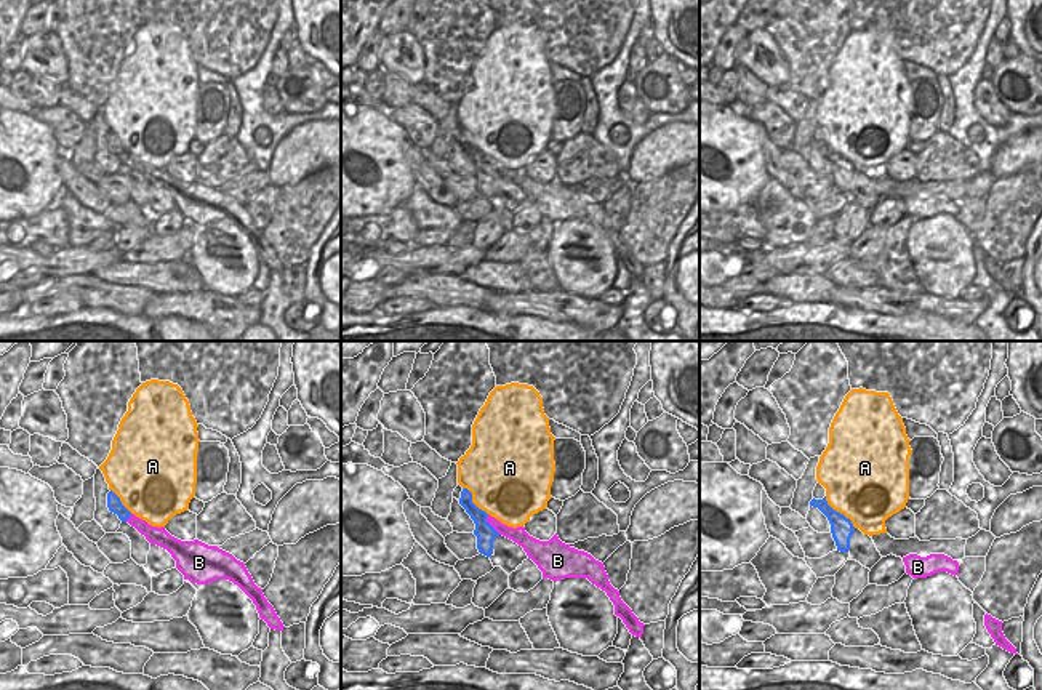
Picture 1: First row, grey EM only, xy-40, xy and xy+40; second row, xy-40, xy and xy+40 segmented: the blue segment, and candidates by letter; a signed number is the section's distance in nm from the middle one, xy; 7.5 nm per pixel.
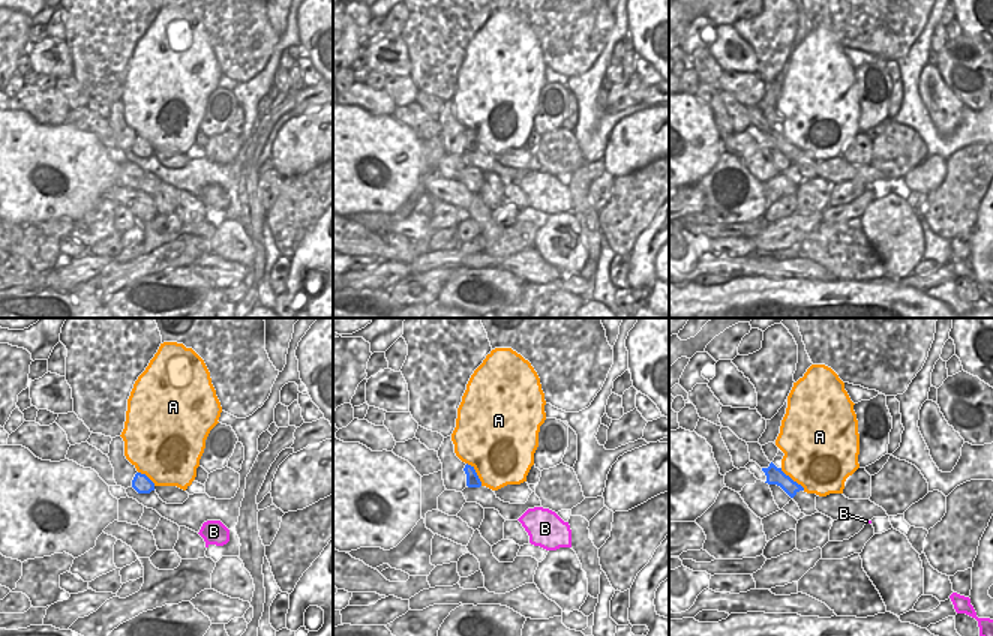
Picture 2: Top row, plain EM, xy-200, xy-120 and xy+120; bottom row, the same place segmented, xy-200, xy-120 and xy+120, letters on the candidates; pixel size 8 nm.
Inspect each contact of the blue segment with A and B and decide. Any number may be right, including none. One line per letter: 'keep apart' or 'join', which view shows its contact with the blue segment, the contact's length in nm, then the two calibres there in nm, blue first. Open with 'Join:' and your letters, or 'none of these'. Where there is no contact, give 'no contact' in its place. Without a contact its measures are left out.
Join: B
A: keep apart; contact in xy+40; length 340 nm; calibres 170 and 500 nm
B: join; contact in xy; length 180 nm; calibres 150 and 120 nm

